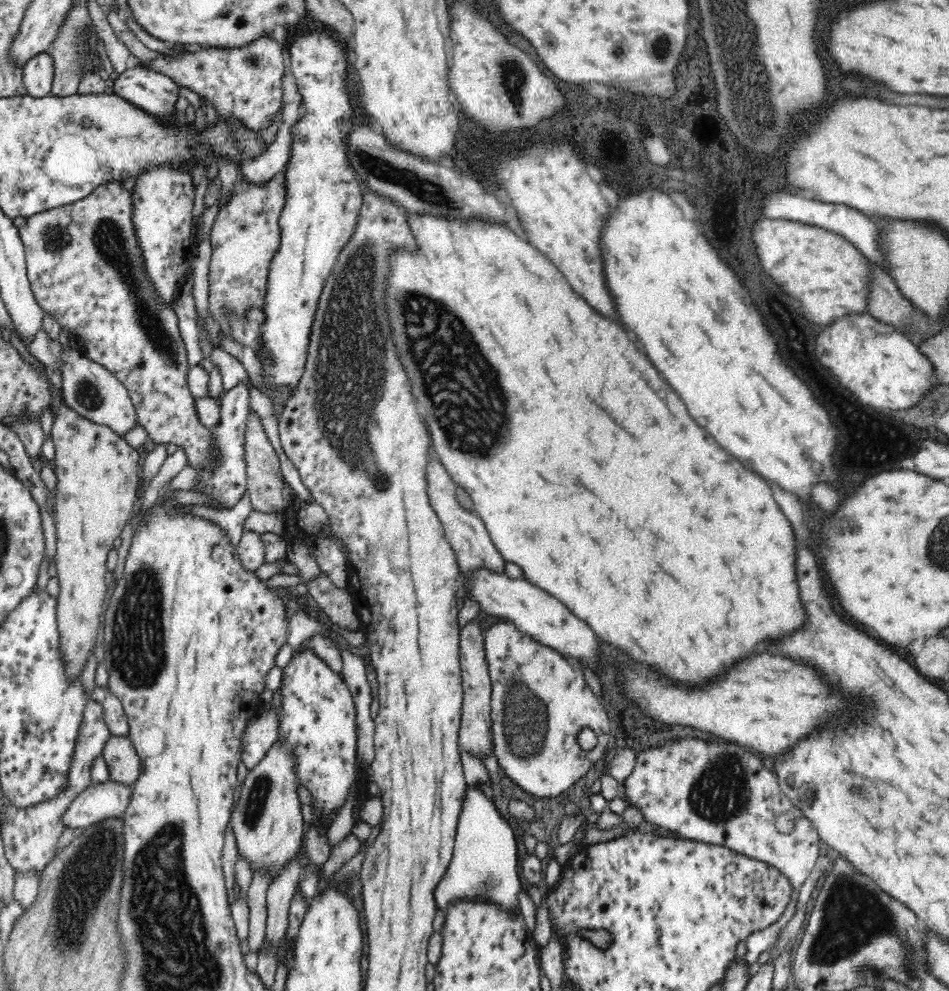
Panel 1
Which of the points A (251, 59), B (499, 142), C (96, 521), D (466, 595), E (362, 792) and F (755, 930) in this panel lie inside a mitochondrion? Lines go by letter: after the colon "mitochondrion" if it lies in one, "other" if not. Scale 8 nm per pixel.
A: mitochondrion
B: other
C: other
D: other
E: other
F: other

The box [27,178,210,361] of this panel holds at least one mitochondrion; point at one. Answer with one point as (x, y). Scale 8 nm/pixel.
(55, 238)

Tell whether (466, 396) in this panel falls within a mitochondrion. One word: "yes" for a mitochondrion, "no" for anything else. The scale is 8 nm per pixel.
yes

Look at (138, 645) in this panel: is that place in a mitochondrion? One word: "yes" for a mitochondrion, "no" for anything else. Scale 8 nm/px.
yes

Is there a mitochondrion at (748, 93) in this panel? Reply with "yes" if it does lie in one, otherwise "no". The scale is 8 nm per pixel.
yes

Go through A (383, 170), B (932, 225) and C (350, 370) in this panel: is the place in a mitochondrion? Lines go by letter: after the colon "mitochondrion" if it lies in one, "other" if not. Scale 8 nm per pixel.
A: mitochondrion
B: other
C: mitochondrion

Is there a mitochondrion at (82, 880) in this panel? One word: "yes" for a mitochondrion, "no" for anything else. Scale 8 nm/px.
yes

